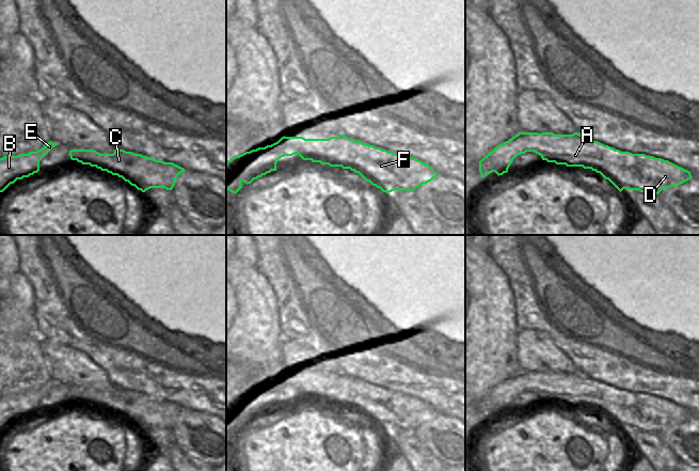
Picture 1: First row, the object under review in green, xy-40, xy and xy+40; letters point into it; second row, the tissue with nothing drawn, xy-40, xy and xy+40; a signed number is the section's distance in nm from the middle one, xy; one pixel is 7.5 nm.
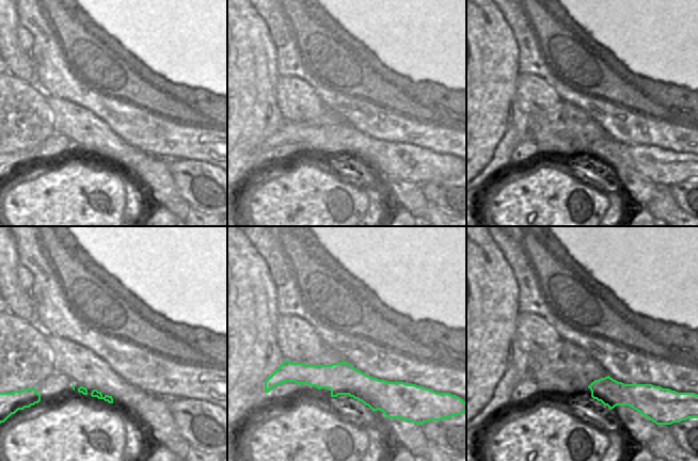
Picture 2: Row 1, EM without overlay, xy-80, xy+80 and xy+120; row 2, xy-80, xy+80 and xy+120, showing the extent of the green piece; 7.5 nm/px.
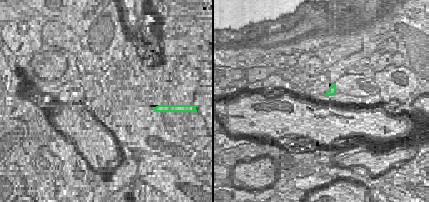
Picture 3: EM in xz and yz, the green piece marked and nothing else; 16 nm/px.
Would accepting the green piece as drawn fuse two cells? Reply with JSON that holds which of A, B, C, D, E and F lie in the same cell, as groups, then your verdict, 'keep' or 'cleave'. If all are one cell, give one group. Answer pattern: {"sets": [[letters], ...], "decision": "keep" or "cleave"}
{"sets": [["A", "B", "C", "D", "E", "F"]], "decision": "keep"}

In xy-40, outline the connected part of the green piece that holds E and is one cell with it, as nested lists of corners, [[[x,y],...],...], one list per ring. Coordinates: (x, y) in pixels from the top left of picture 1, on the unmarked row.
[[[49,380],[41,389],[17,395],[0,397],[0,431],[3,431],[17,419],[29,417],[39,410],[39,401],[55,386]]]

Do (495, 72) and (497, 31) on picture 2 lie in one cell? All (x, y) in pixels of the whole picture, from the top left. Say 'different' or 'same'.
same

